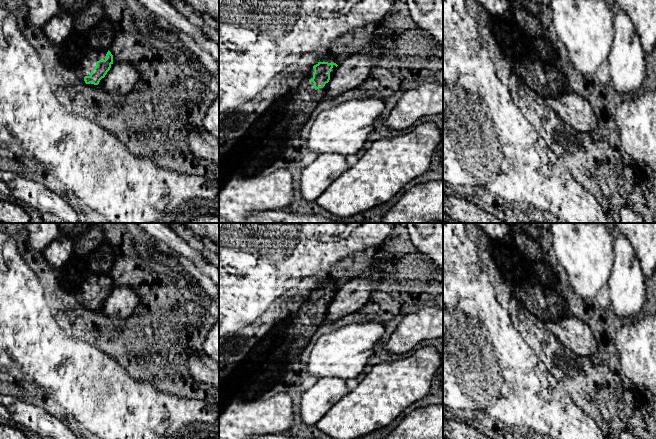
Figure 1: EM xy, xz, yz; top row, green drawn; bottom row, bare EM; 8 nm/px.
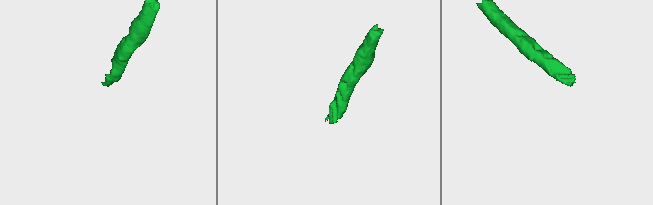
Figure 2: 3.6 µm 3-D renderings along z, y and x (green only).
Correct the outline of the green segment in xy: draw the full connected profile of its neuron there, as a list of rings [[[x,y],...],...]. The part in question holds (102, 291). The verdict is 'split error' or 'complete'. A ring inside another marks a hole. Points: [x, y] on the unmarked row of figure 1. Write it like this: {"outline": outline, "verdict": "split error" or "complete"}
{"outline": [[[93,274],[83,282],[75,297],[85,309],[101,311],[112,289],[113,279],[109,274]]], "verdict": "split error"}

